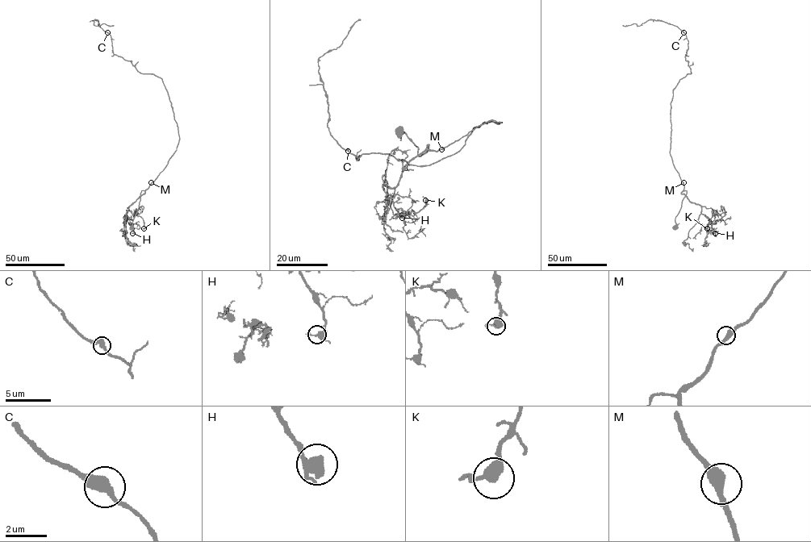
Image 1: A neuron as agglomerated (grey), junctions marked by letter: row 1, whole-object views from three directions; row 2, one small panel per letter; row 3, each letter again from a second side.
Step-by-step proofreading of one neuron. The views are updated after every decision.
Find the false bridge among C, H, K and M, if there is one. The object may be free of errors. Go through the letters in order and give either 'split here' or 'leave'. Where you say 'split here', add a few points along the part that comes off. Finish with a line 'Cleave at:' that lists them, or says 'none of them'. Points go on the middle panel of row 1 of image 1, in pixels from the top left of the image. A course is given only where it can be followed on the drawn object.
C: leave
H: leave
K: leave
M: leave
Cleave at: none of them

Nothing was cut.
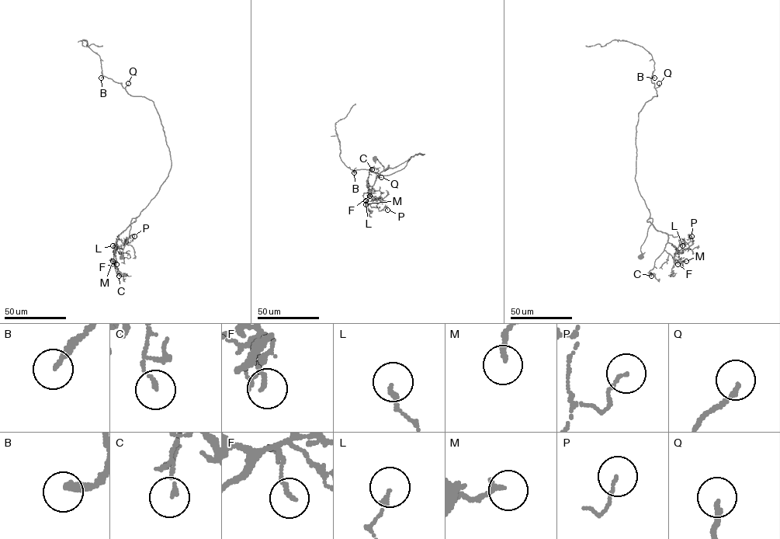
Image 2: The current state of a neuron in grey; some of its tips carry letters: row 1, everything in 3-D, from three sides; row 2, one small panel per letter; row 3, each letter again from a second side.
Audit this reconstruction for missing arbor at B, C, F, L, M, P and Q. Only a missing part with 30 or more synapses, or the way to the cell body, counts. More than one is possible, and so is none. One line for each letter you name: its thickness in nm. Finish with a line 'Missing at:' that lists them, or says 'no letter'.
B: Thickness 200 nm
Missing at: B

